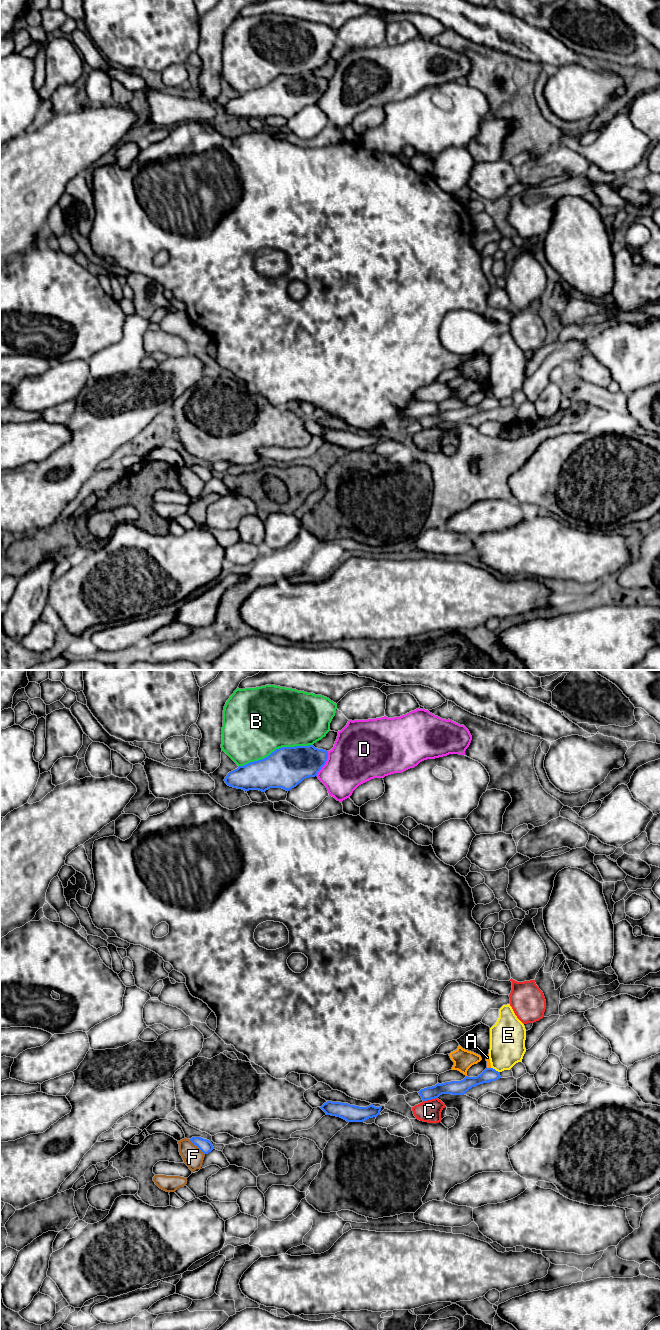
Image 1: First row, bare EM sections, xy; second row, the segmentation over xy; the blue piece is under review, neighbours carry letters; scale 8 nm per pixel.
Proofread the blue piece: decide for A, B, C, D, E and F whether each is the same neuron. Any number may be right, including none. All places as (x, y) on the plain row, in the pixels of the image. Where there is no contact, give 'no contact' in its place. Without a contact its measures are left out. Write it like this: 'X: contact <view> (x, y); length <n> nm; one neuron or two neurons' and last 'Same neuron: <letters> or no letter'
A: contact xy (489, 396); length 30 nm; two neurons
B: contact xy (276, 77); length 600 nm; two neurons
C: contact xy (430, 427); length 120 nm; two neurons
D: contact xy (325, 91); length 220 nm; two neurons
E: contact xy (494, 397); length 80 nm; two neurons
F: contact xy (196, 473); length 180 nm; two neurons
Same neuron: no letter

